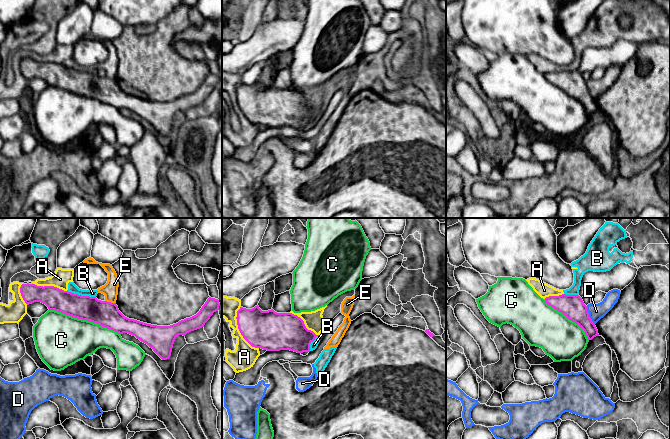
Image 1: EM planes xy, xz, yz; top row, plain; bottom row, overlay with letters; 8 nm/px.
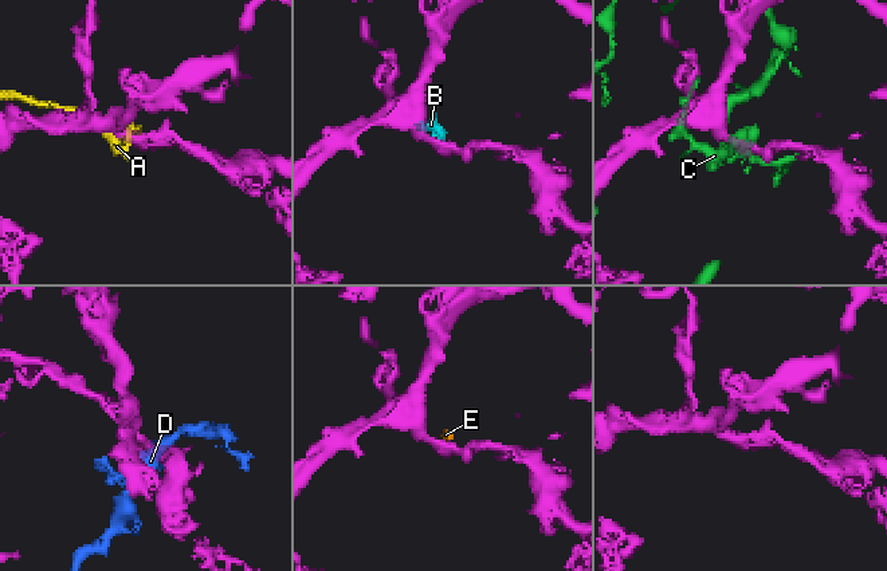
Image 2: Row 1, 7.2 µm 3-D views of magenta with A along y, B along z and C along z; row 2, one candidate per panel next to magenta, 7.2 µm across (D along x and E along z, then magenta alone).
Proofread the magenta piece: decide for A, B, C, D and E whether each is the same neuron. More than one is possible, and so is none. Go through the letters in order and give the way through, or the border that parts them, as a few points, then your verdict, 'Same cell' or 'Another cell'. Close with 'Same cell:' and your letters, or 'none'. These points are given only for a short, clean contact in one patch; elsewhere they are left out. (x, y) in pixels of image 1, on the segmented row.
A: Another cell
B: Another cell
C: Another cell
D: Boundary: yz (586, 306), (588, 316), (594, 324). Another cell
E: Boundary: xy (105, 300), (115, 303). Another cell
Same cell: none

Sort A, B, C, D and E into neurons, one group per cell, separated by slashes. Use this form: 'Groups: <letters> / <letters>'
Groups: A B E / C / D

